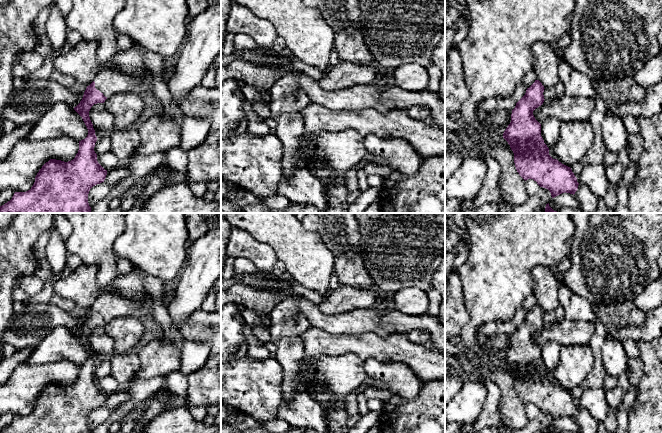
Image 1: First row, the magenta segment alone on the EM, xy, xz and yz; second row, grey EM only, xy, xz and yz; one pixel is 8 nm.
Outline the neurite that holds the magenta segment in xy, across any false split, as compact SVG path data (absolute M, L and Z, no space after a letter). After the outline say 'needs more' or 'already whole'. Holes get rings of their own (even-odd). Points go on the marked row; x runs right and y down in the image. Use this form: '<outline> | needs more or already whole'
M106 67L101 70L94 81L87 86L80 103L74 107L88 129L87 137L79 141L79 150L75 158L68 162L50 159L37 173L31 189L26 192L15 192L10 201L0 206L0 213L91 213L88 203L89 191L93 186L104 182L107 170L97 161L97 154L94 151L97 137L89 111L94 104L104 103L108 97L114 94L142 93L149 86L149 82L145 78L131 78L114 67Z | needs more

